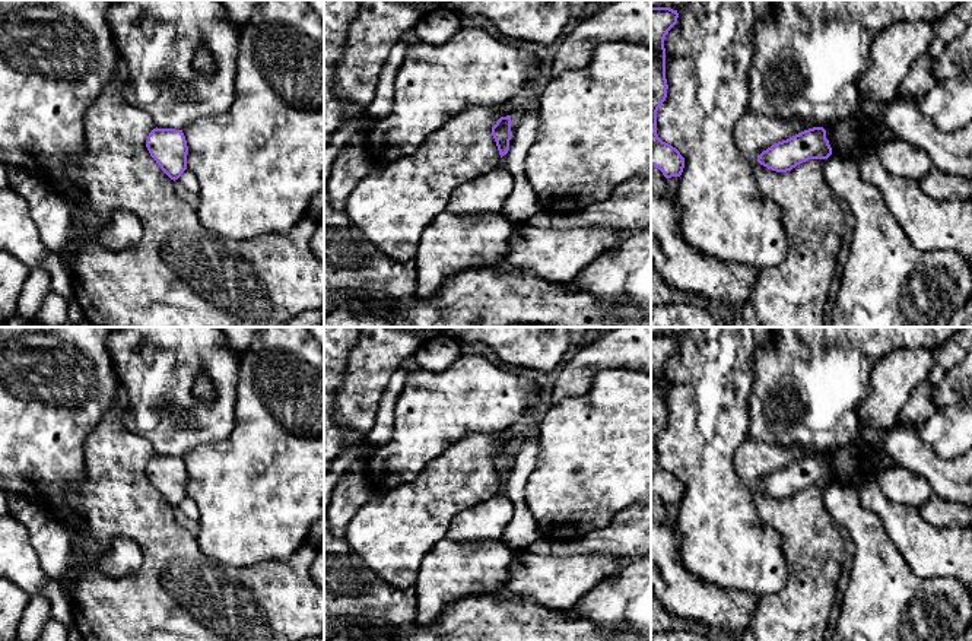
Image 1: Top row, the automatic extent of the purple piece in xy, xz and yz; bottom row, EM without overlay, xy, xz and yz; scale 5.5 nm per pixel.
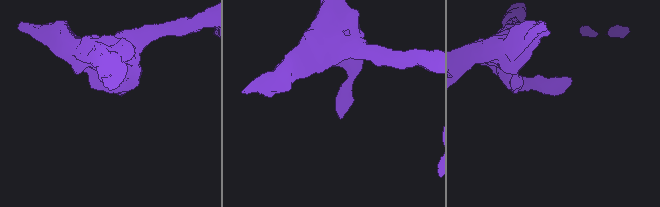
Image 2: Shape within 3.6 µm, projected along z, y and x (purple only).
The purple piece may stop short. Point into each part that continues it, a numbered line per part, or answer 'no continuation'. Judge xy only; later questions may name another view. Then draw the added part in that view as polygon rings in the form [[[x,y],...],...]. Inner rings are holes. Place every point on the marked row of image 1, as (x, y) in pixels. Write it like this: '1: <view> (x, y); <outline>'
no continuation

